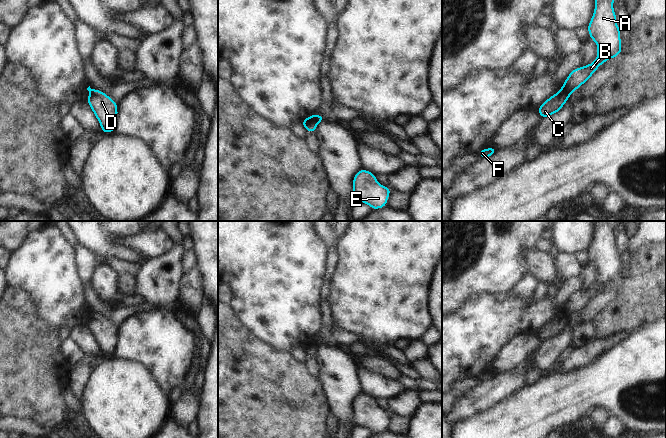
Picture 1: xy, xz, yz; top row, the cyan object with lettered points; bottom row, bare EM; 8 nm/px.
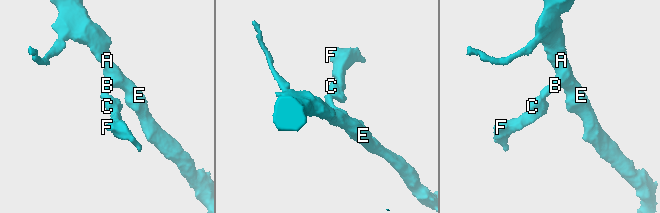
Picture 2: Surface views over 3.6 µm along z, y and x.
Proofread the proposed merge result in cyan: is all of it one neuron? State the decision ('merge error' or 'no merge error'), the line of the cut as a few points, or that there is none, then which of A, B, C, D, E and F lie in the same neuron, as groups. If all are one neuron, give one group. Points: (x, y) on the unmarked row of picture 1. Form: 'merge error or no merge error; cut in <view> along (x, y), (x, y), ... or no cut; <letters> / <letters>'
merge error; cut in yz along (561, 312), (570, 319); A B E / C D F

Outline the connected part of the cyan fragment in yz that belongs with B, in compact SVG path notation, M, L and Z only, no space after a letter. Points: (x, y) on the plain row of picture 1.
M595 221L595 232L587 254L589 261L597 268L597 281L591 288L569 297L561 312L569 319L580 312L604 286L621 278L621 253L613 233L614 222Z

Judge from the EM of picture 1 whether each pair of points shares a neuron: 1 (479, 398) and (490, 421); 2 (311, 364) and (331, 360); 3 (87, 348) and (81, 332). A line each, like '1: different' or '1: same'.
1: different
2: different
3: same

